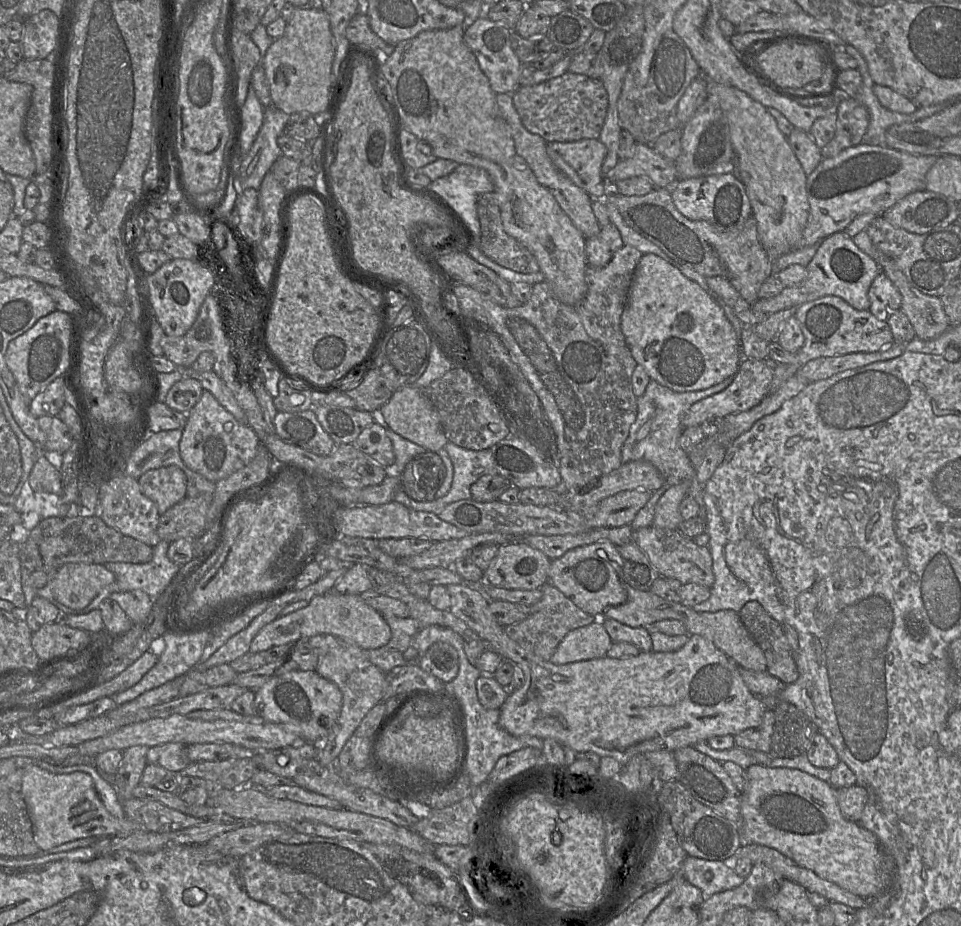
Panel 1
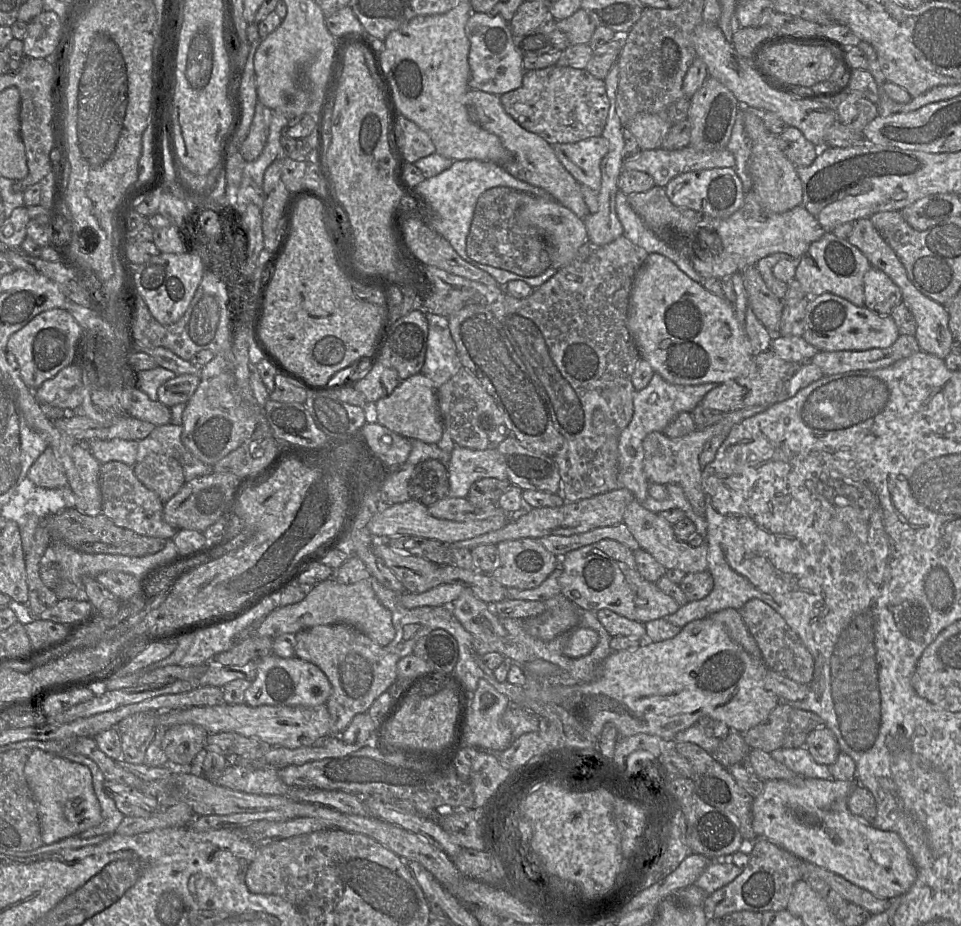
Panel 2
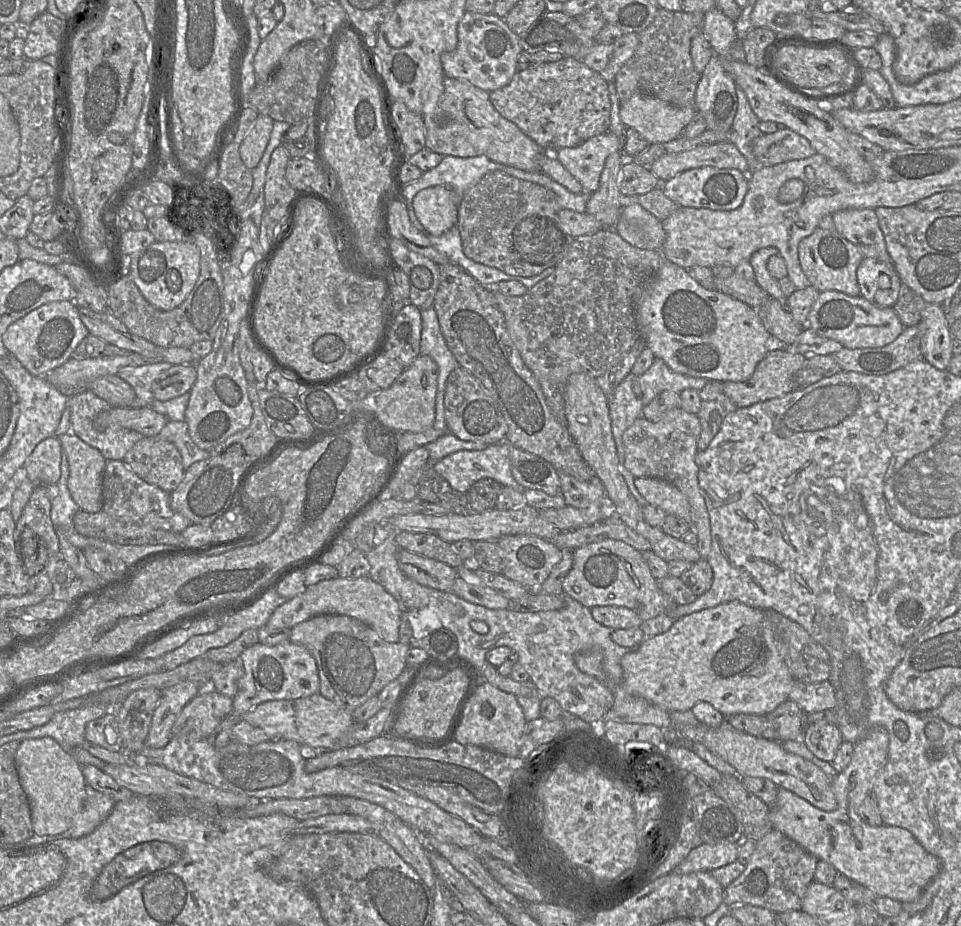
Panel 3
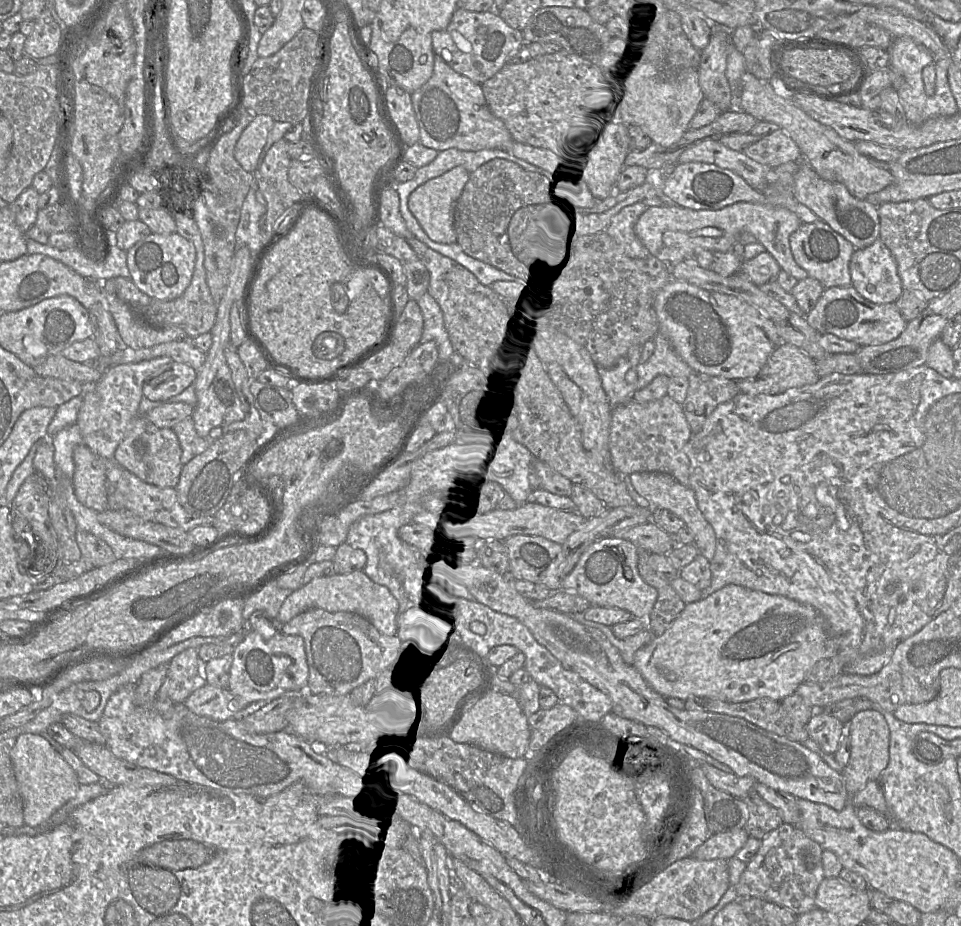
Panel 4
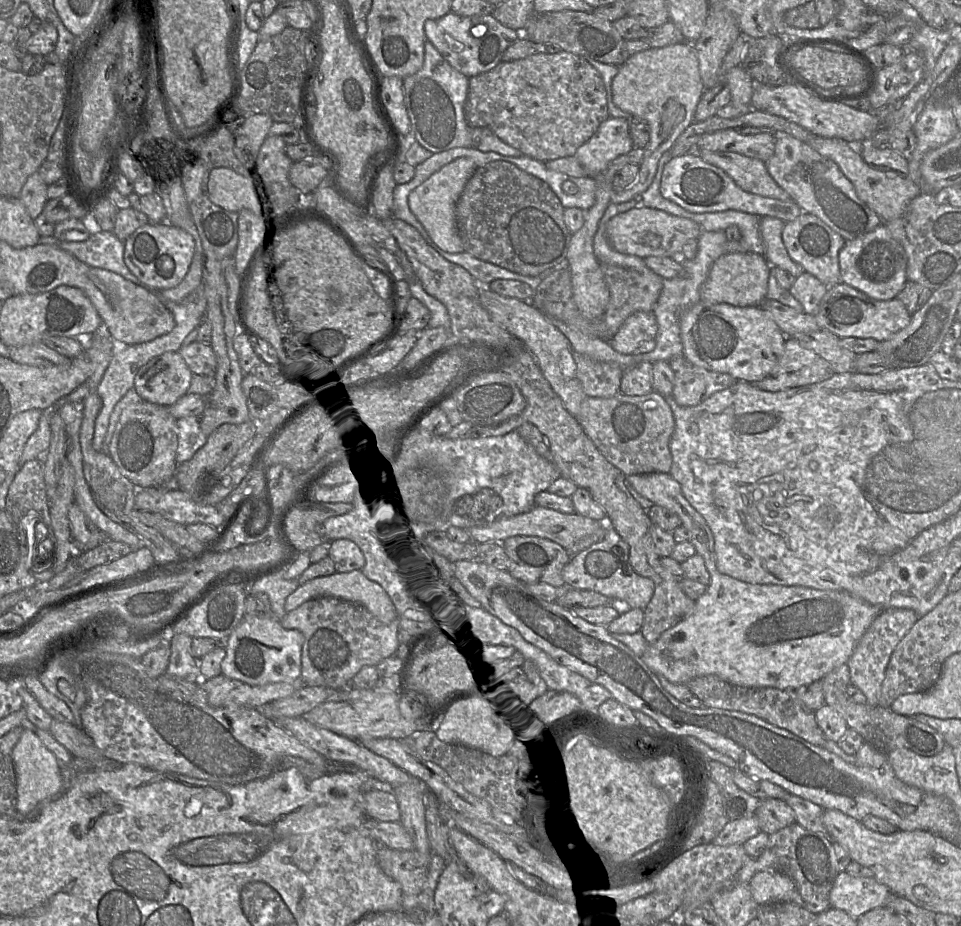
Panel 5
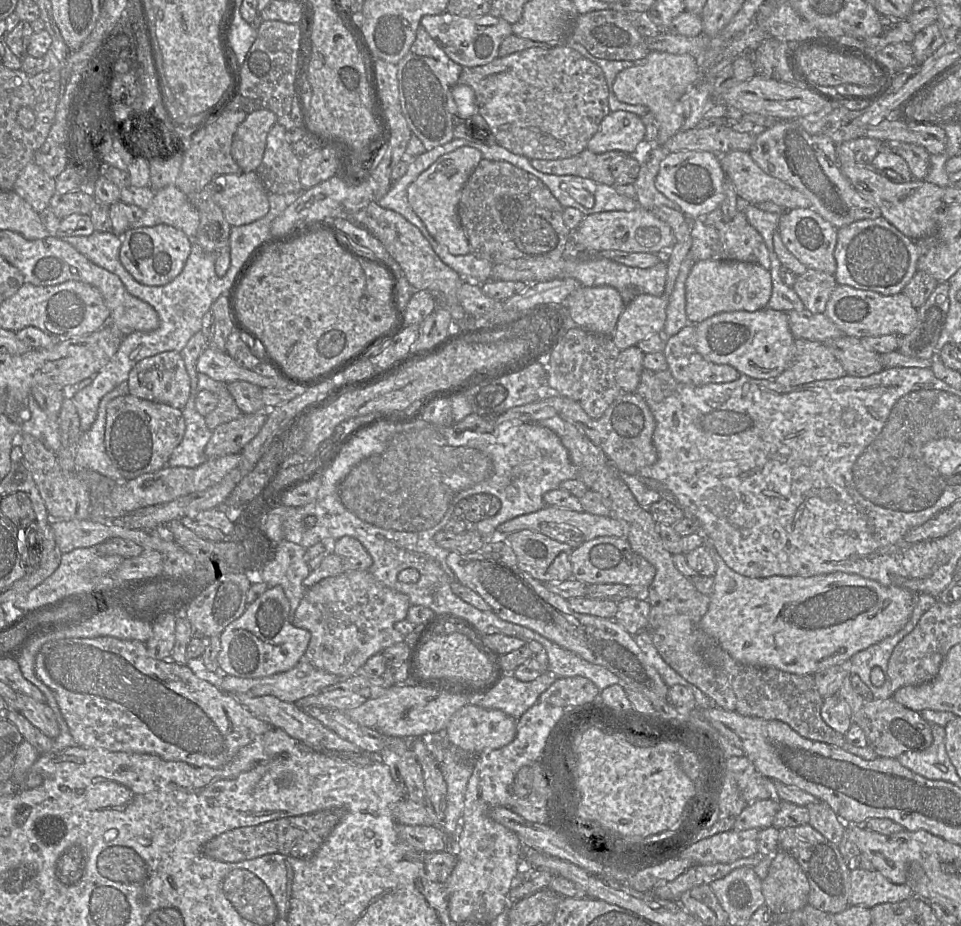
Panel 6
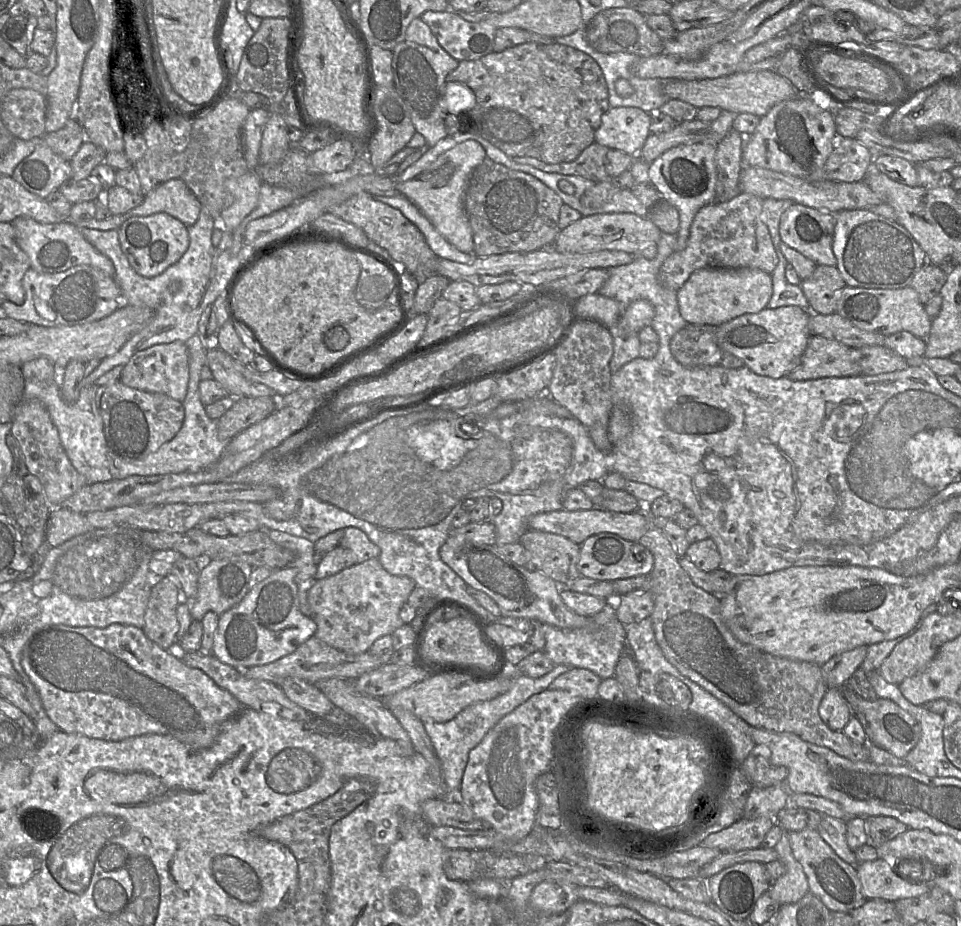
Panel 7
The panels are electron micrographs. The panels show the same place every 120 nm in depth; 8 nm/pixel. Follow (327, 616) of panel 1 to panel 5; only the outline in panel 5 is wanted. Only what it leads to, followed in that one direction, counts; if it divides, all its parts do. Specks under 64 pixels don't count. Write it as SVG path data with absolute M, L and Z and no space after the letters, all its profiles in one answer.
M361 570L348 573L334 573L330 576L314 578L289 595L285 602L285 611L289 613L303 603L321 597L333 597L364 606L383 624L390 624L398 618L396 608L386 591L378 583L368 579Z

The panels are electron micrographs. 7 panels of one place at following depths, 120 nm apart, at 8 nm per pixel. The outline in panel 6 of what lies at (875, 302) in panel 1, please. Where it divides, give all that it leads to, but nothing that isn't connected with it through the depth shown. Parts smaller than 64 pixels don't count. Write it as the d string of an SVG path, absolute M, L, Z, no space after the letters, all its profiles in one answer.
M881 216L839 228L834 256L837 261L834 276L838 284L889 296L901 293L918 271L920 247Z

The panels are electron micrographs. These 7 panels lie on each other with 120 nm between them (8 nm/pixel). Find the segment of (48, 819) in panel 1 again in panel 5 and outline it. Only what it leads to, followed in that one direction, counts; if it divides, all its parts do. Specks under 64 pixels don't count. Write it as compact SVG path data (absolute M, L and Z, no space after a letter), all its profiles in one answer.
M24 729L13 748L12 760L16 773L17 811L21 817L26 817L44 801L57 798L64 791L62 769L58 758L31 729Z

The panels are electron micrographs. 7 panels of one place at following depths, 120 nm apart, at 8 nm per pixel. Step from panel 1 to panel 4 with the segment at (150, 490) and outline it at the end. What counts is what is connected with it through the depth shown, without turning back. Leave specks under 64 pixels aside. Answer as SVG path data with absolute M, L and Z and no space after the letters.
M140 415L116 448L114 460L144 482L161 488L175 488L183 466L181 453L179 440L172 428L158 428L145 415Z

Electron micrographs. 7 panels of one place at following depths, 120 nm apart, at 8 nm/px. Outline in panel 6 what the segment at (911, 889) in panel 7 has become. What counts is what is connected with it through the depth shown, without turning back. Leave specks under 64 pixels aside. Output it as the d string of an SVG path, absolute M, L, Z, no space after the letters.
M877 870L850 871L849 906L872 908L877 904L896 903L914 897L904 884L895 884Z

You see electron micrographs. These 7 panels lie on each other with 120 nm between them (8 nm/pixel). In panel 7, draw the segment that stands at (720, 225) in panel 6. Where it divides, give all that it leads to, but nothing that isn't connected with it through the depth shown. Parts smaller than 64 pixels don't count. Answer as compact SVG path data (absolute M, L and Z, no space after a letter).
M742 192L727 202L704 206L695 216L687 246L674 252L662 264L659 280L668 289L678 291L690 275L705 267L757 268L771 274L778 258L766 224L761 219L763 199Z

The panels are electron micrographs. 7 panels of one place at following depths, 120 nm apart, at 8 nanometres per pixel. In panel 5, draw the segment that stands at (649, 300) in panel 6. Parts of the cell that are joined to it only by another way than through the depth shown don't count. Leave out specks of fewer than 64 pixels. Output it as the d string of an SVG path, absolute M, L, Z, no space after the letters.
M638 311L623 322L610 340L611 347L621 354L633 354L641 342L655 339L658 324L654 313Z

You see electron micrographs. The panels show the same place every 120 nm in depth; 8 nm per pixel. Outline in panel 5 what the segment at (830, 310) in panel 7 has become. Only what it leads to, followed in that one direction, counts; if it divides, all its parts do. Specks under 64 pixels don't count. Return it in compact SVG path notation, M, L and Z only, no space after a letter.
M805 271L799 277L796 277L789 291L800 302L805 313L815 316L828 288L814 275Z

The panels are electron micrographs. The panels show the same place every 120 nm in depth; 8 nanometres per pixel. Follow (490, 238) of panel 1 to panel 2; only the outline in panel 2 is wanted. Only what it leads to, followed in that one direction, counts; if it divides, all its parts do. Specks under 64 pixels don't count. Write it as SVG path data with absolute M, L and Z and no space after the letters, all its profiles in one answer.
M499 186L486 190L477 200L473 220L466 241L468 256L481 264L507 270L525 277L536 277L551 267L547 251L547 236L542 229L534 225L519 223L519 208L531 197L537 197L526 192L509 187Z

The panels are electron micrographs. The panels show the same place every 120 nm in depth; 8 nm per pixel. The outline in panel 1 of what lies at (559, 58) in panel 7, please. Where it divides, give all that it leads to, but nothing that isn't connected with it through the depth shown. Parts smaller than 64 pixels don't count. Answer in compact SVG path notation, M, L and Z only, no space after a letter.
M567 71L548 81L520 86L512 95L513 104L525 128L549 142L573 142L581 139L599 139L608 109L608 93L601 79Z

